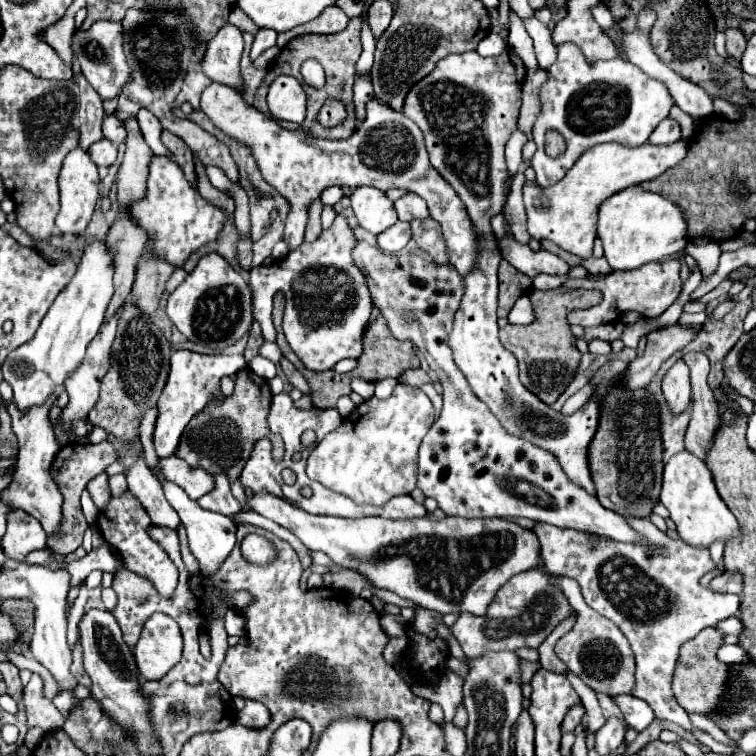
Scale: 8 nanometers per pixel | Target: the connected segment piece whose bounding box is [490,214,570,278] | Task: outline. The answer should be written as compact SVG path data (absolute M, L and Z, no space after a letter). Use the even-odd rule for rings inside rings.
M494 214L490 218L490 224L502 246L502 258L506 258L514 268L518 268L528 278L536 278L538 274L566 278L570 274L570 266L562 258L554 256L552 252L548 250L534 252L530 246L518 244L510 234L510 226L502 214Z

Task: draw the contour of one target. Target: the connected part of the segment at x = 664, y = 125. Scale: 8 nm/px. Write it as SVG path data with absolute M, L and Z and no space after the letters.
M664 118L648 138L648 142L656 144L656 146L664 146L664 144L676 142L676 140L680 140L680 126L678 126L678 122L674 122L670 118Z

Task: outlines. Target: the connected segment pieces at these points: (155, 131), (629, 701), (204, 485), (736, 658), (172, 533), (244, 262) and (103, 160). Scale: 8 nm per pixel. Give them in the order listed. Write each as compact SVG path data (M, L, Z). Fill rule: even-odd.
M140 108L140 112L136 114L138 122L140 122L140 130L146 143L150 146L154 155L167 156L172 159L167 148L164 146L161 140L161 134L163 131L162 124L156 116L152 116L148 110Z
M618 694L618 696L610 696L610 698L620 708L622 716L624 716L624 722L630 728L640 732L654 720L654 712L644 700L636 698L636 696L630 696L630 694Z
M178 456L172 458L158 458L160 462L160 474L168 478L168 482L178 484L192 500L204 496L214 488L214 478L204 472L202 468L192 468L188 462L184 462Z
M720 646L716 656L720 658L720 662L726 662L726 664L746 664L746 662L750 662L750 658L746 656L746 652L740 646Z
M152 526L152 530L148 530L148 534L152 534L152 538L156 538L156 542L160 542L160 546L164 546L166 554L170 556L170 560L180 570L180 554L178 554L178 534L176 534L176 530L164 528L164 526Z
M240 238L240 242L238 242L238 264L244 270L248 270L250 264L252 264L252 244L253 242L250 238Z
M102 138L100 142L94 142L90 148L88 148L88 156L92 158L92 162L96 166L110 166L114 164L116 160L116 146L112 142L108 142L106 138Z

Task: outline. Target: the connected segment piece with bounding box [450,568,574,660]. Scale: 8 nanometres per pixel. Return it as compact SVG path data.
M532 568L528 572L520 572L512 576L492 600L486 616L460 614L460 618L452 624L452 634L460 642L464 656L468 660L480 658L490 650L516 650L516 648L538 648L544 638L556 628L556 624L568 618L574 610L562 596L558 588L554 588L548 578Z

